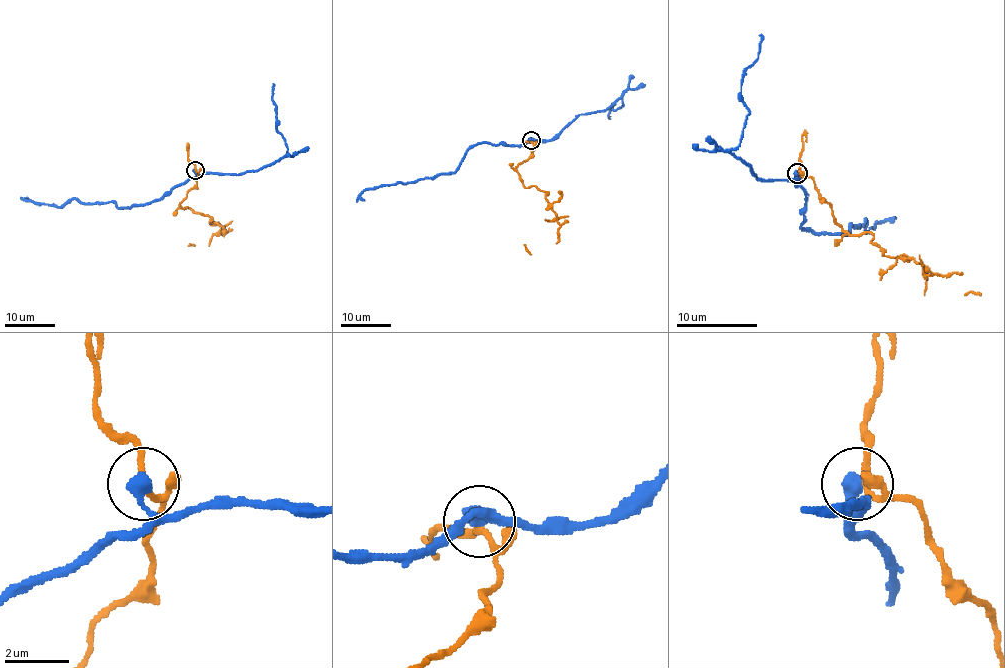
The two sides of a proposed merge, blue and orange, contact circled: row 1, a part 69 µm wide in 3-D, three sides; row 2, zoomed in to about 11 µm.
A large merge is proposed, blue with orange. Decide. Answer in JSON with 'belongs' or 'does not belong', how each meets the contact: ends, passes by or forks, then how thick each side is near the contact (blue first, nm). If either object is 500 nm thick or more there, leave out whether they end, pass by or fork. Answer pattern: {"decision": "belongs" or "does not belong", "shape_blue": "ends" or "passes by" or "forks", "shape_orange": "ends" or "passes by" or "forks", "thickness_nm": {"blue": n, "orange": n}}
{"decision": "does not belong", "shape_blue": "ends", "shape_orange": "forks", "thickness_nm": {"blue": 460, "orange": 160}}

